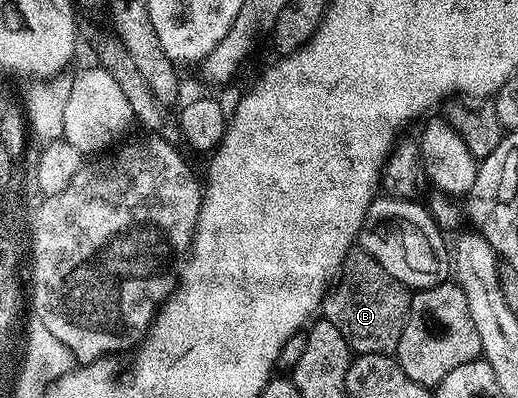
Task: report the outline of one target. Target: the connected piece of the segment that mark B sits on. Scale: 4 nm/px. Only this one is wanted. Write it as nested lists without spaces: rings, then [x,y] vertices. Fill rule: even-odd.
[[[354,250],[345,255],[335,286],[325,294],[323,316],[339,330],[339,334],[343,334],[354,353],[393,354],[403,334],[410,299],[410,289],[391,278],[391,274],[387,274],[371,254]]]

